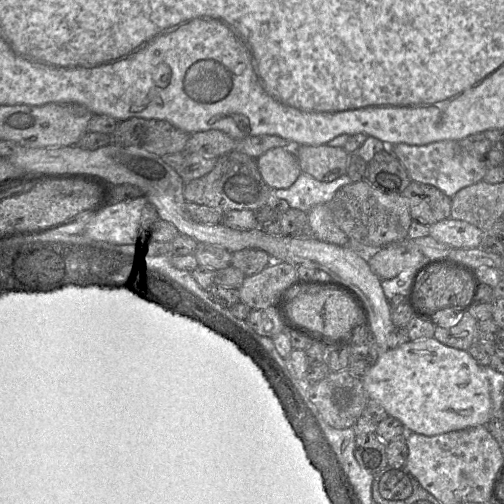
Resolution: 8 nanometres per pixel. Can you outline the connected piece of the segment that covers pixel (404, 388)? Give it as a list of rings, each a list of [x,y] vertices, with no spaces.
[[[437,339],[410,340],[397,348],[380,353],[375,363],[361,377],[368,400],[376,400],[389,416],[398,419],[407,432],[435,436],[486,426],[491,418],[490,383],[481,367],[466,350],[449,347]]]

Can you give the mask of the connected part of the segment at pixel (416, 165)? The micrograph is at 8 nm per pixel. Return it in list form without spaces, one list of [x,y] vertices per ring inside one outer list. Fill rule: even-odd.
[[[444,140],[423,146],[400,143],[388,147],[403,164],[411,181],[434,186],[450,198],[459,190],[483,180],[488,170],[483,157],[462,149],[458,141]]]

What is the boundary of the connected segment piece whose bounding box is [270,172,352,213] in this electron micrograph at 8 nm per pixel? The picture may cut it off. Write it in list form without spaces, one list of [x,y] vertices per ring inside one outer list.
[[[301,172],[291,187],[271,189],[270,197],[285,200],[290,208],[307,213],[316,205],[328,204],[340,188],[351,182],[347,175],[332,182],[321,182]]]

